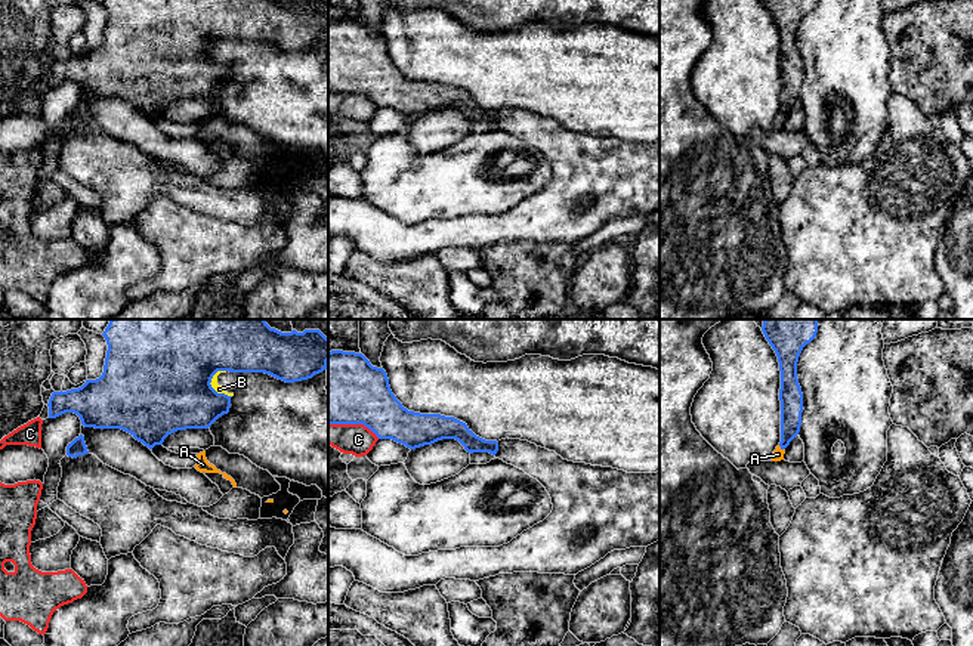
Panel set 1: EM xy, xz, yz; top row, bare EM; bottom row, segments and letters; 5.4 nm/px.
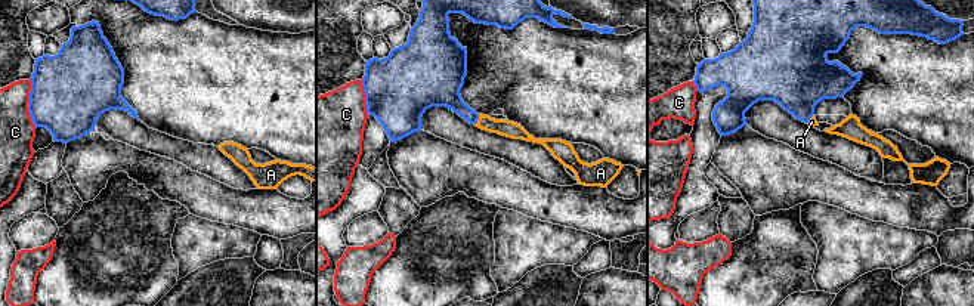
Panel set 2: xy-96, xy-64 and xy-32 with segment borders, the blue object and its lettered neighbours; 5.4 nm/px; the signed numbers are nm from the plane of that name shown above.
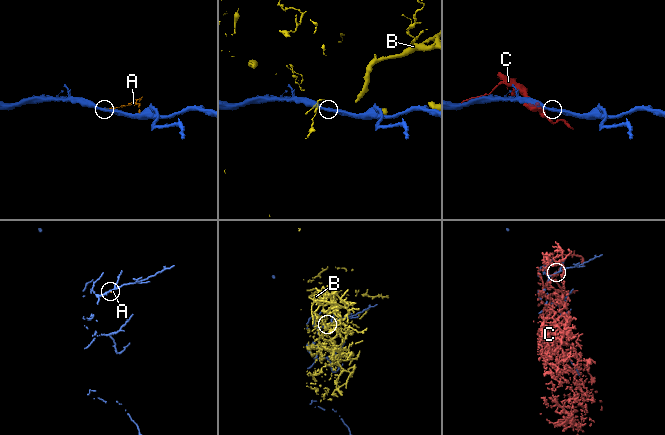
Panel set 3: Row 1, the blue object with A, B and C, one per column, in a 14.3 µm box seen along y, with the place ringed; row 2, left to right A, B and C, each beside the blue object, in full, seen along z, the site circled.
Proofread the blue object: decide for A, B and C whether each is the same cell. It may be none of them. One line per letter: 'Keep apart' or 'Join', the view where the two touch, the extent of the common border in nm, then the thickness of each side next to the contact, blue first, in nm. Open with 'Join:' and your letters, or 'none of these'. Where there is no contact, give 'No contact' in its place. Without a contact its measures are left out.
Join: A
A: Join. Touches blue in yz. Shared border 50 nm. Thickness 130 nm (blue) against 60 nm
B: Keep apart. Touches blue in xy. Shared border 170 nm. Thickness 480 nm (blue) against 50 nm
C: Keep apart. Touches blue in xz. Shared border 300 nm. Thickness 400 nm (blue) against 170 nm

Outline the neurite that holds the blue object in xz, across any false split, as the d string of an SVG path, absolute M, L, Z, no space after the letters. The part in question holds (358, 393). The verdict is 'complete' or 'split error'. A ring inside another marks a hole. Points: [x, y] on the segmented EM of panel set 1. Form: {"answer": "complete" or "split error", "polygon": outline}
{"answer": "complete", "polygon": "M331 350L328 352L328 424L364 424L379 439L392 439L416 449L442 439L455 439L470 454L498 451L497 441L476 436L466 423L441 414L420 414L408 411L392 393L387 374L383 368L373 367L362 353Z"}

